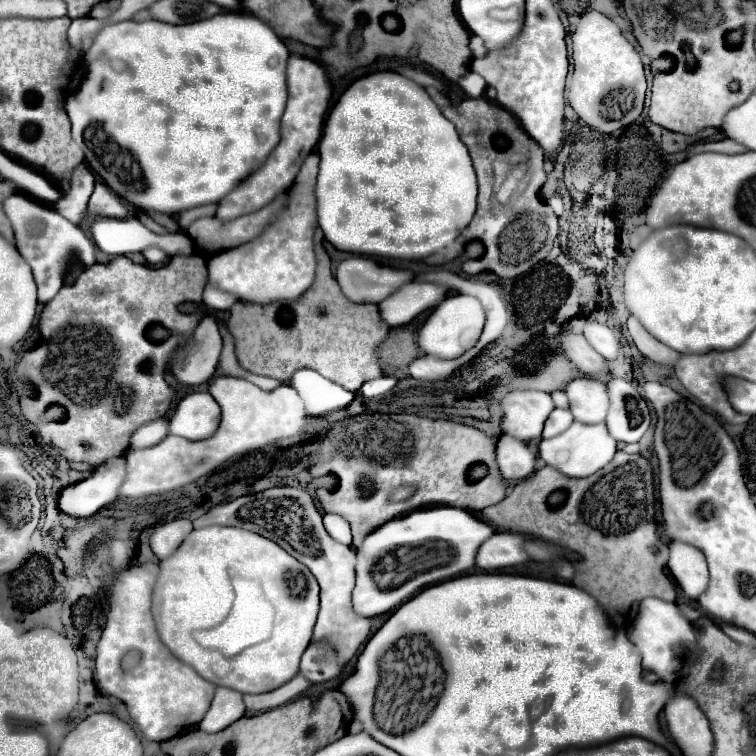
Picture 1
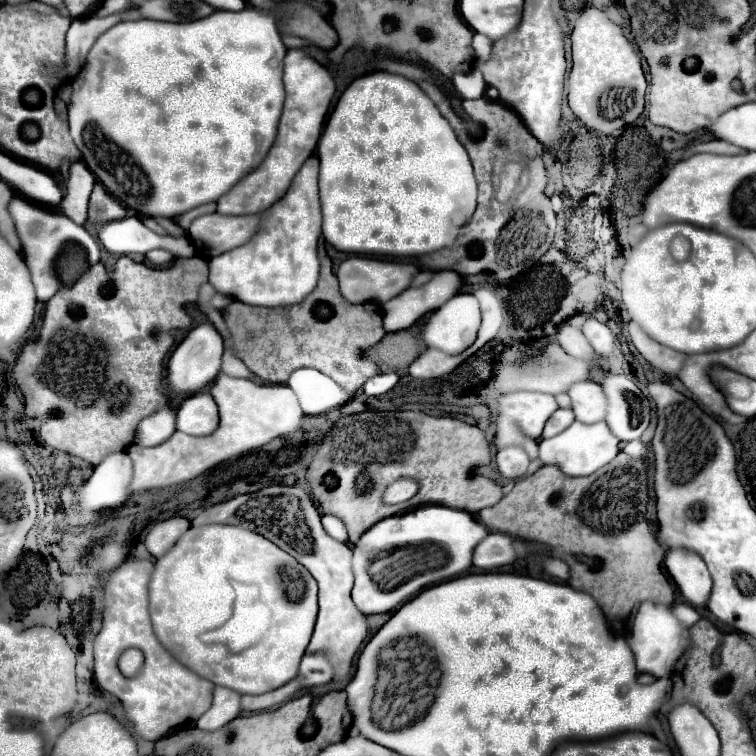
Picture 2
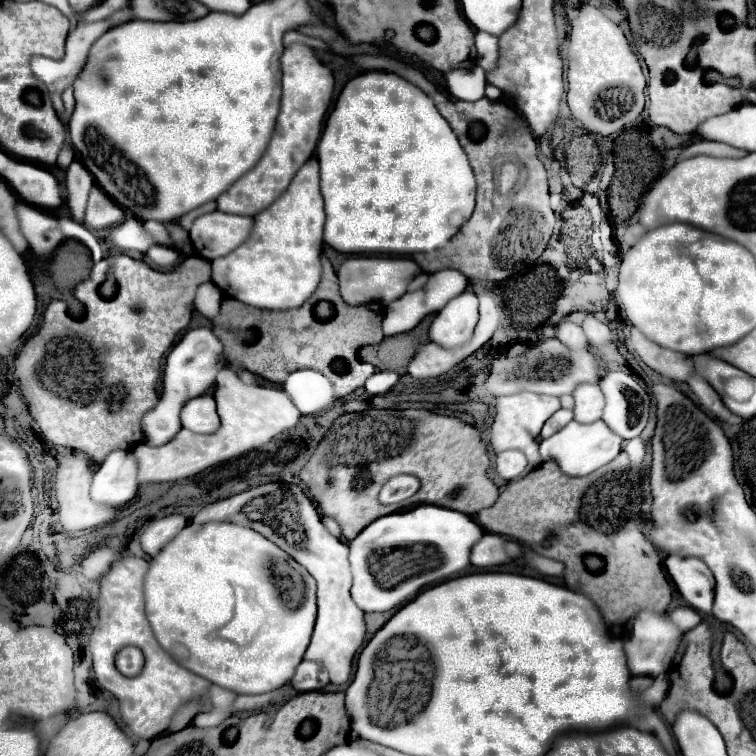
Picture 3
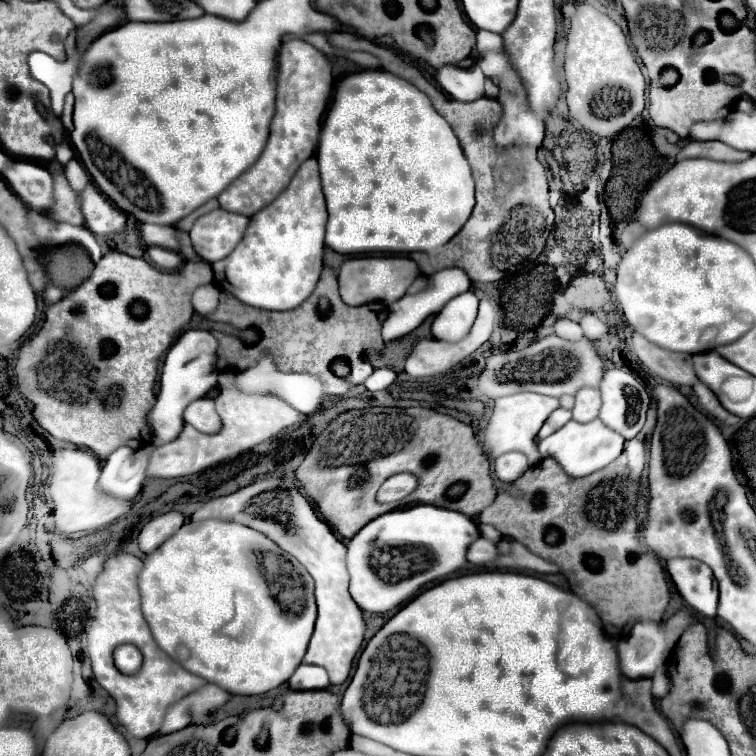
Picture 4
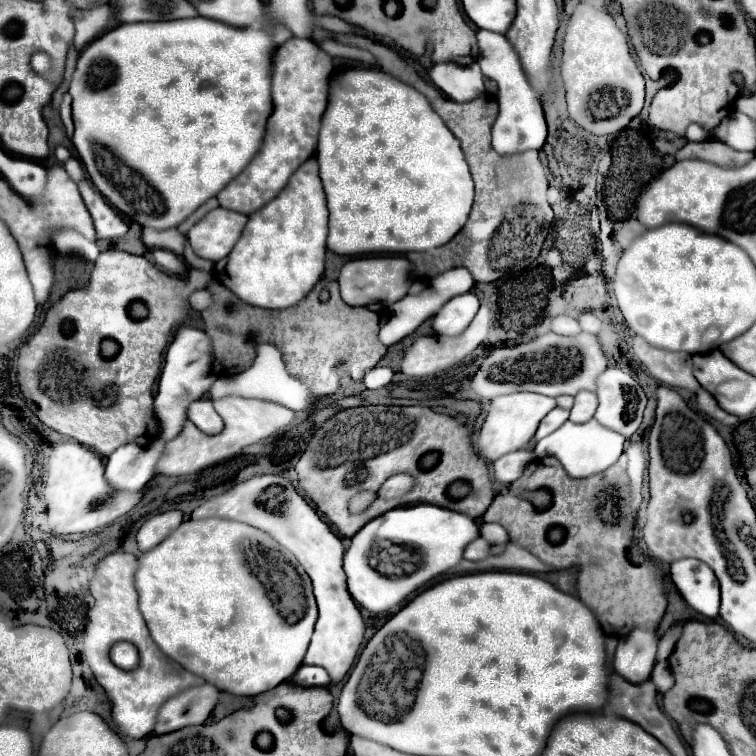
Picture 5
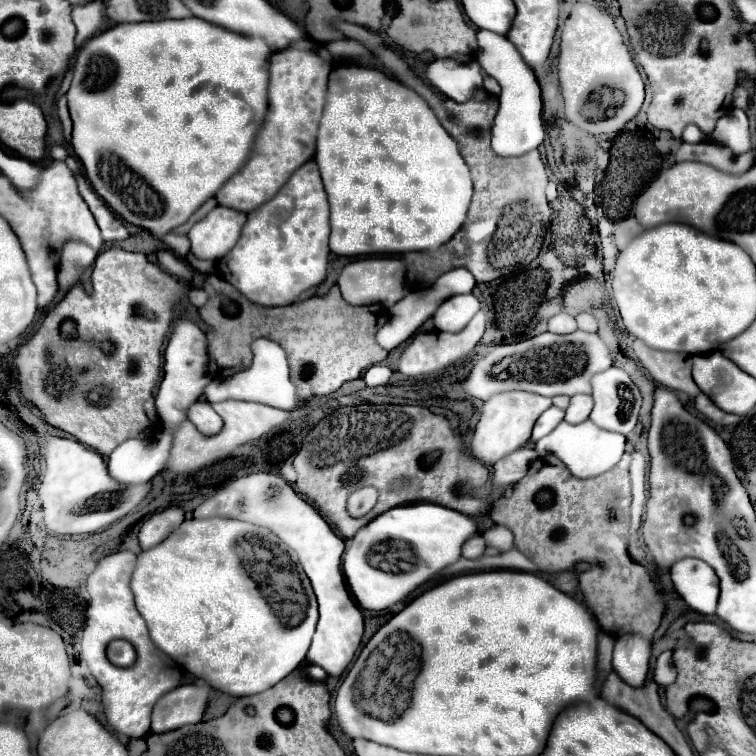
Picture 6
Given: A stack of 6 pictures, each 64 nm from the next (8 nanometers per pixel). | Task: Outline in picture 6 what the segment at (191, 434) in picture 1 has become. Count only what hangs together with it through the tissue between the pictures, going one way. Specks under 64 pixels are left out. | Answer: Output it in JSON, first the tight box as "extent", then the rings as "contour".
{"extent":[188,400,222,436],"contour":[[[198,400],[188,408],[188,420],[206,436],[214,436],[222,430],[222,418],[206,400]]]}

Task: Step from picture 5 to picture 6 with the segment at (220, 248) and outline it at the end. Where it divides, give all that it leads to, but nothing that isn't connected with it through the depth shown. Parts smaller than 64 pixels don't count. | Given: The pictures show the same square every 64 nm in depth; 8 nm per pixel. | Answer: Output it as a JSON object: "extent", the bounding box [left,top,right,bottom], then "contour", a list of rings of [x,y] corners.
{"extent":[188,206,246,262],"contour":[[[216,206],[210,210],[208,216],[196,222],[188,232],[194,256],[214,262],[224,258],[240,238],[244,220],[246,214],[232,208]]]}

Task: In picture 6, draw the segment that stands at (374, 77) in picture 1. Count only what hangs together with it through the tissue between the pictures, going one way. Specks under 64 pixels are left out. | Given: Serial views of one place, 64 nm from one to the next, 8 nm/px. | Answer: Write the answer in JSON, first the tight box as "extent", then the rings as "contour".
{"extent":[316,66,472,256],"contour":[[[340,66],[334,68],[328,80],[328,96],[326,106],[320,120],[318,130],[318,144],[316,144],[316,156],[324,188],[330,202],[330,250],[338,256],[366,256],[366,254],[404,254],[404,252],[420,252],[420,250],[432,250],[442,244],[446,244],[464,224],[466,212],[472,200],[472,178],[468,176],[468,166],[458,150],[458,144],[452,140],[452,136],[442,128],[436,114],[430,110],[426,100],[418,96],[412,88],[400,84],[398,80],[386,76],[384,72],[376,68],[362,68],[362,66]]]}

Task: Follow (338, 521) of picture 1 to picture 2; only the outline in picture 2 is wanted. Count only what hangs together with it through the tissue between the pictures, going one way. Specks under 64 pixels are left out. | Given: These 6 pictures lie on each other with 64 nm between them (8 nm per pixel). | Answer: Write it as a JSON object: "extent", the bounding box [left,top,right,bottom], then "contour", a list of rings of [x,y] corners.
{"extent":[322,514,348,542],"contour":[[[324,514],[324,516],[322,516],[322,524],[324,524],[324,530],[326,530],[332,538],[336,538],[336,540],[340,540],[340,542],[348,542],[348,530],[344,528],[344,522],[342,522],[340,518],[330,516],[330,514]]]}

